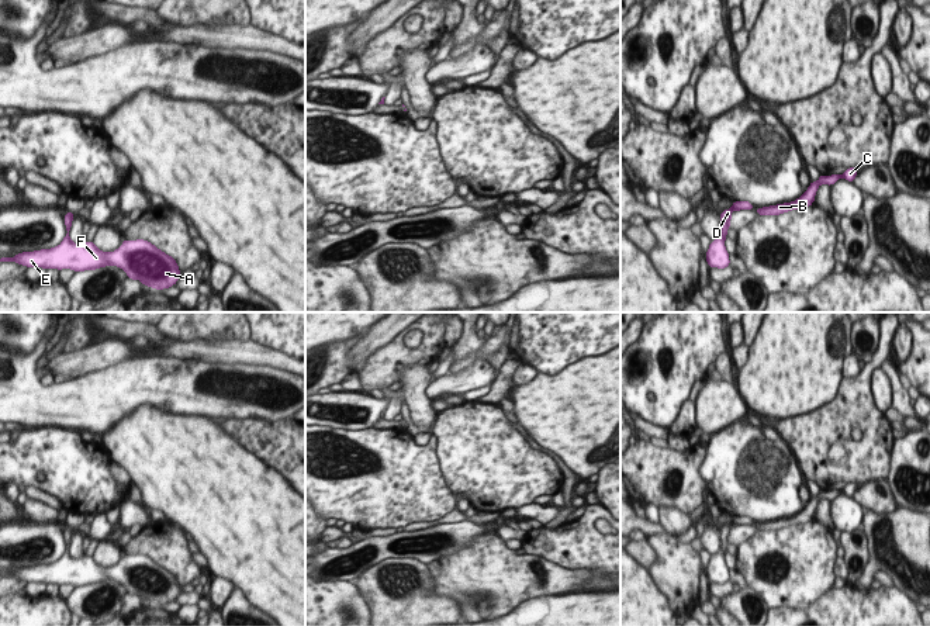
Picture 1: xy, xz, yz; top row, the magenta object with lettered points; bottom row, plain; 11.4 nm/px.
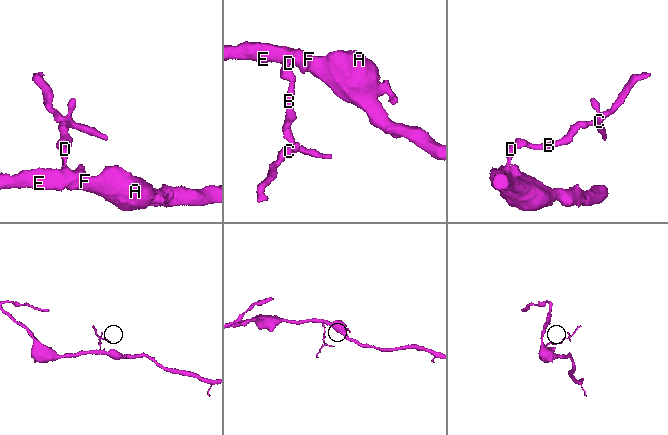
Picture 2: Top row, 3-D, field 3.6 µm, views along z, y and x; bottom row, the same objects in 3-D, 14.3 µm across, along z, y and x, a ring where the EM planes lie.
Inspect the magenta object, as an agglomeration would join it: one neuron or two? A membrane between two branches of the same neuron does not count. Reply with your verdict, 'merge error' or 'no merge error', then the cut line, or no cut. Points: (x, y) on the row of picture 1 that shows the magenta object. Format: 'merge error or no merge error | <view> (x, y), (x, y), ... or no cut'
no merge error | no cut

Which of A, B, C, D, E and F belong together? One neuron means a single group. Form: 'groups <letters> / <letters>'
groups A B C D E F

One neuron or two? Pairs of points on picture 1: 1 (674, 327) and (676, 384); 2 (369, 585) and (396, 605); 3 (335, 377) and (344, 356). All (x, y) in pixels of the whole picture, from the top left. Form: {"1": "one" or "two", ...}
{"1": "one", "2": "one", "3": "one"}

